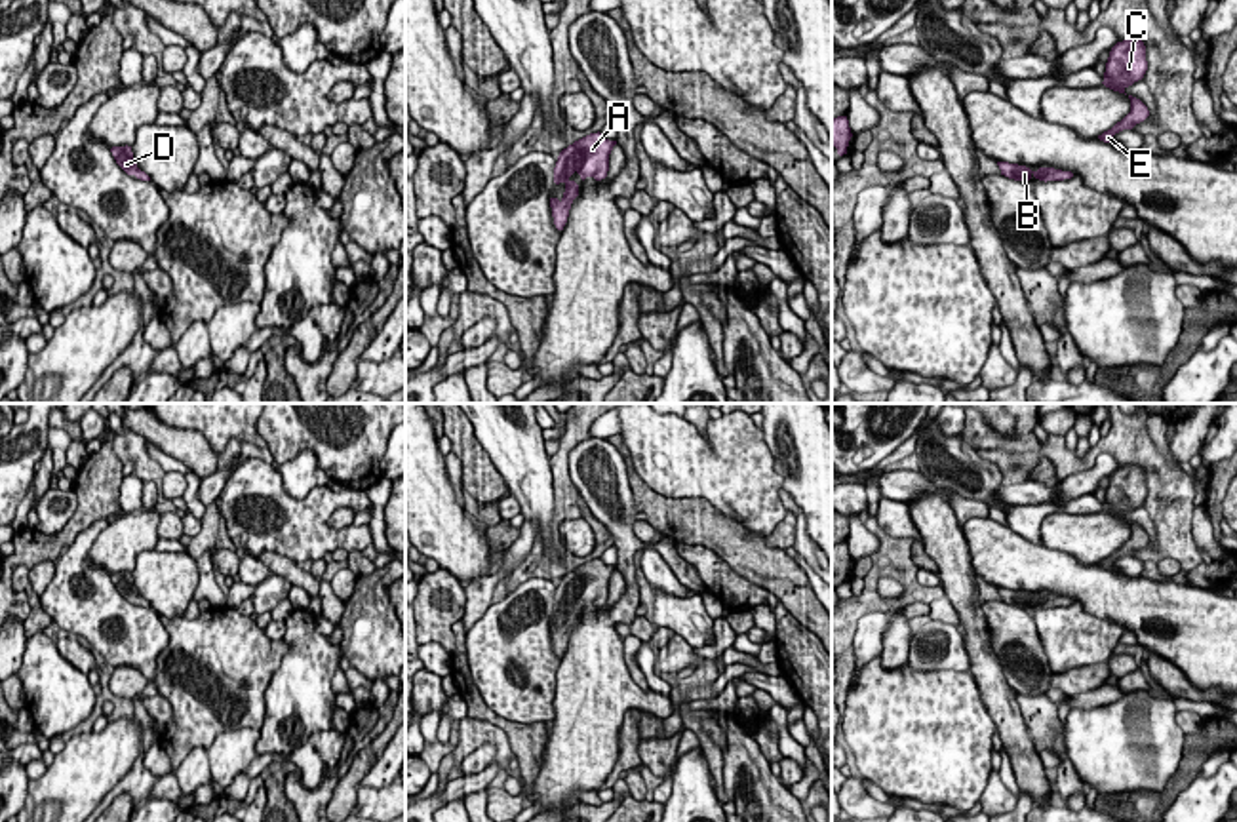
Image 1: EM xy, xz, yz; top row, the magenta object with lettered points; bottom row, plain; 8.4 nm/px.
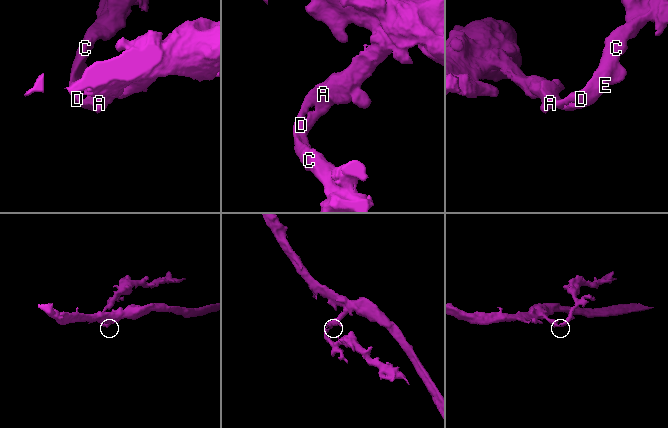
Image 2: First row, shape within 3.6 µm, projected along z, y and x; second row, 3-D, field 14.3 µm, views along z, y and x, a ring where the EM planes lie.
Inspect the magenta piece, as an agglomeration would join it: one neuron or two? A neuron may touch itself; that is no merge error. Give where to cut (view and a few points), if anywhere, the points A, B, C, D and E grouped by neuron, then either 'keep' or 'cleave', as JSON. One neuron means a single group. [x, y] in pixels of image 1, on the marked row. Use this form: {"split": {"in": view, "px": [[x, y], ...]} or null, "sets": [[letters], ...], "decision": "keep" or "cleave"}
{"split": null, "sets": [["A", "B", "C", "D", "E"]], "decision": "keep"}

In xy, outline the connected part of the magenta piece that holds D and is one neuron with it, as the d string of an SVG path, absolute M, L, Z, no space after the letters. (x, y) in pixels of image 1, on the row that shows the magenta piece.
M126 145L126 147L112 147L110 152L112 152L116 164L118 164L128 175L135 175L135 177L141 179L141 181L150 181L150 177L148 177L145 171L141 171L141 169L137 167L137 164L133 162L131 147L128 147L128 145Z

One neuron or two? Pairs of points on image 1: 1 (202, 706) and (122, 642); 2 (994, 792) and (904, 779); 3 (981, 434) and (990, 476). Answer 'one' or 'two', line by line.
1: two
2: two
3: two

